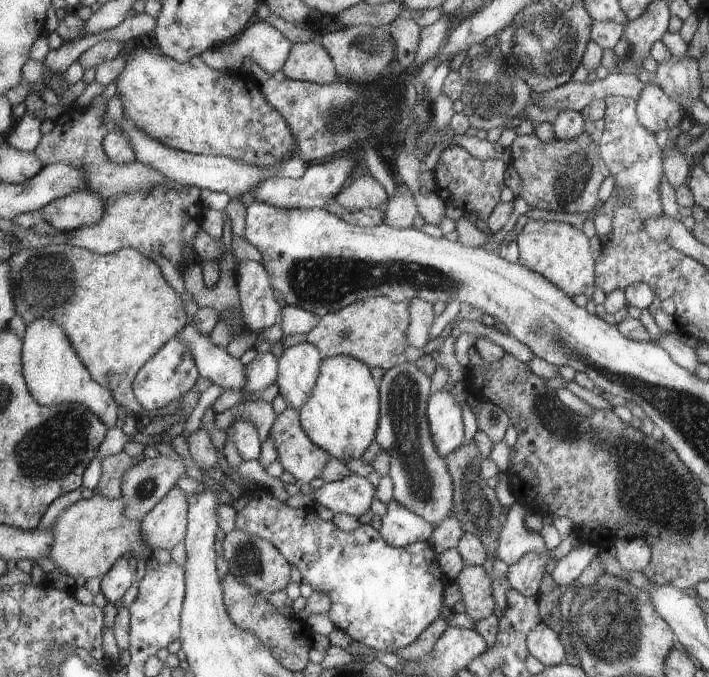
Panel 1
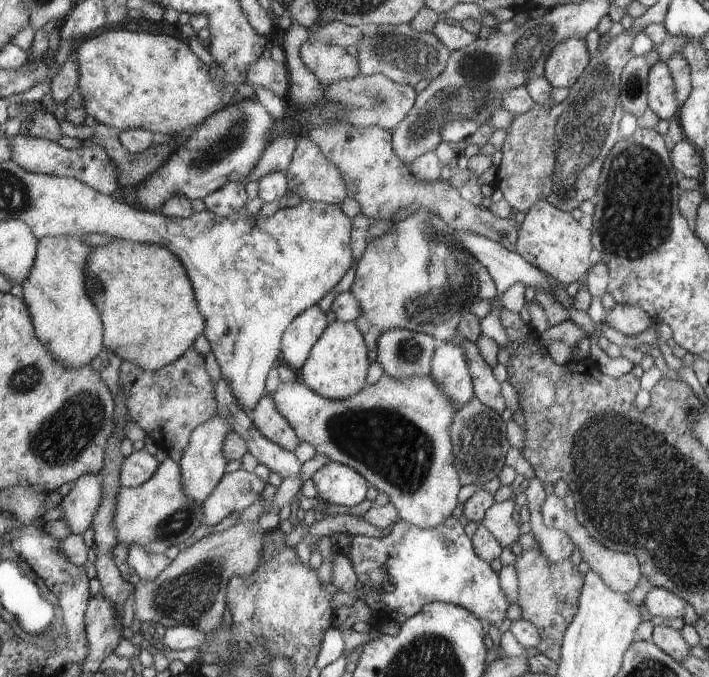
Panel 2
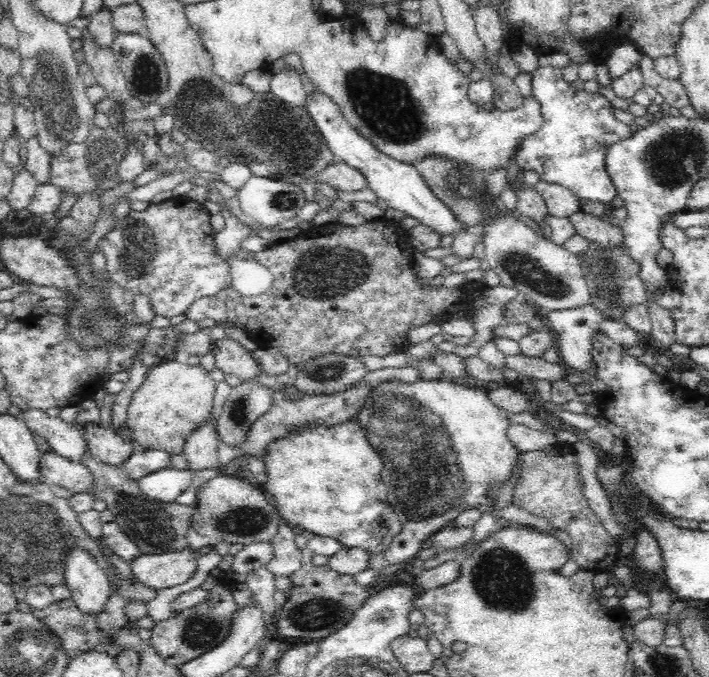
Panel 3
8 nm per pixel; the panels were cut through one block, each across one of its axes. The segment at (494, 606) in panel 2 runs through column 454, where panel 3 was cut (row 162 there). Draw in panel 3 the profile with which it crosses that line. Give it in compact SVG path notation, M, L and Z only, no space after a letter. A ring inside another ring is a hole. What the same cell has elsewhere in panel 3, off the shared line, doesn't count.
M542 66L532 76L532 96L541 105L544 123L538 132L522 142L515 156L518 166L522 170L534 170L544 182L563 186L578 198L610 202L617 191L605 168L605 156L609 146L632 134L631 126L614 117L615 108L606 96L577 90L564 80L562 70Z

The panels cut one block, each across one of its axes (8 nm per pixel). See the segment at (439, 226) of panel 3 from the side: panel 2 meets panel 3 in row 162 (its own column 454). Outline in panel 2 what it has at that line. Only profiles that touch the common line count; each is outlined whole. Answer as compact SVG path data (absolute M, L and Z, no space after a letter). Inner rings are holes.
M454 341L438 343L438 350L431 362L430 375L439 388L460 407L475 399L474 380L472 380L467 349Z

